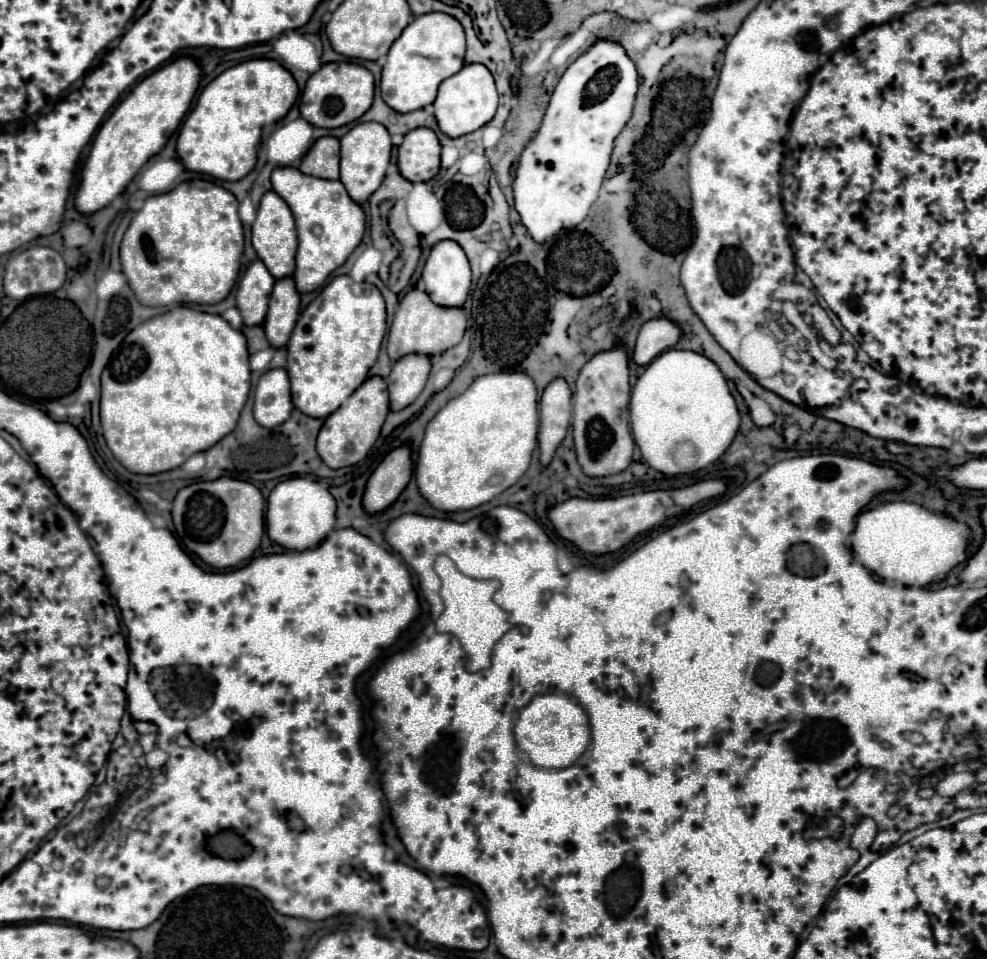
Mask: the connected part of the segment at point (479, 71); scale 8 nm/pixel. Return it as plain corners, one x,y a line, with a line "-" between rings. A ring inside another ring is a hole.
466,64
458,74
446,78
440,84
438,96
434,100
434,110
436,110
434,116
438,120
438,126
450,138
458,138
478,130
480,126
484,126
494,118
496,108
498,108
496,84
490,70
482,64

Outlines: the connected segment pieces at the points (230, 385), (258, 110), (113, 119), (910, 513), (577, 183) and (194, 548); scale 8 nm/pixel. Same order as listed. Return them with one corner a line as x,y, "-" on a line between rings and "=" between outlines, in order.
176,306
136,326
104,368
100,418
106,444
116,460
134,474
158,474
178,468
192,454
208,450
234,430
248,392
250,366
246,336
218,314
=
254,58
242,64
236,64
214,78
198,96
194,110
188,114
182,130
178,134
176,152
180,162
194,172
204,172
220,180
240,180
244,178
256,164
256,148
262,136
262,128
282,120
292,104
298,98
298,84
294,76
276,60
=
180,56
174,62
158,68
140,80
130,94
114,108
108,120
98,130
90,156
82,170
82,182
76,192
76,210
82,214
92,214
108,206
120,192
126,190
136,172
156,156
176,132
182,118
186,116
192,98
198,90
202,68
194,58
=
886,502
880,504
878,508
864,510
858,516
850,540
858,560
874,574
878,574
882,580
906,584
906,586
926,586
934,580
944,578
956,564
966,560
968,536
970,536
970,528
964,522
950,520
942,514
932,514
914,502
=
596,40
582,56
578,56
568,70
562,74
554,88
550,104
546,108
544,120
532,142
522,152
516,178
514,178
514,208
518,210
522,224
528,228
536,242
546,242
562,228
572,228
580,224
594,200
598,198
600,184
610,166
610,156
614,150
616,136
624,130
632,116
632,106
638,92
638,72
632,58
626,54
624,46
614,40
=
222,476
212,482
194,482
178,490
172,506
176,536
188,552
194,552
208,566
232,568
252,556
264,534
264,496
244,480

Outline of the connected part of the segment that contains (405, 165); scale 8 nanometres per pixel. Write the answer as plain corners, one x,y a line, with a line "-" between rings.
414,128
398,148
400,174
410,182
426,182
440,170
440,142
430,128

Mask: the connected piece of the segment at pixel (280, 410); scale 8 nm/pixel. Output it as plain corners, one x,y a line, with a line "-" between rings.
272,368
260,376
254,394
254,418
260,426
278,426
290,418
290,382
284,368

